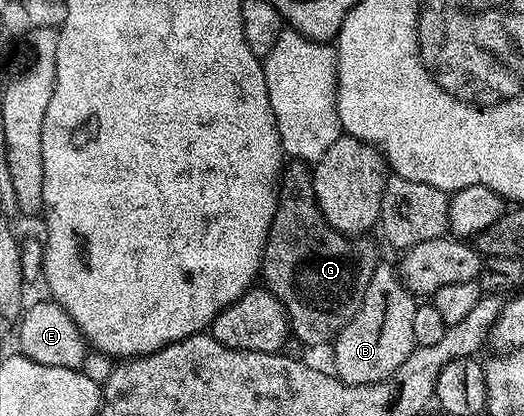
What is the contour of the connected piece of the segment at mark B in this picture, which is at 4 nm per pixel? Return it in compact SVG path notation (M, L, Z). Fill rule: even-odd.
M385 261L378 262L355 317L351 317L351 321L331 344L332 370L337 378L344 383L378 383L391 377L391 373L395 373L395 369L399 369L399 365L403 365L403 361L407 361L413 352L417 305L418 300L405 286L398 268Z

